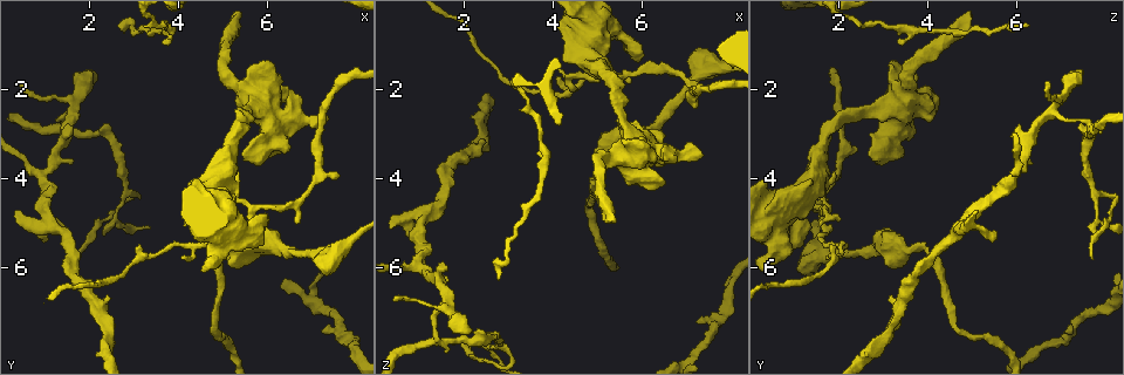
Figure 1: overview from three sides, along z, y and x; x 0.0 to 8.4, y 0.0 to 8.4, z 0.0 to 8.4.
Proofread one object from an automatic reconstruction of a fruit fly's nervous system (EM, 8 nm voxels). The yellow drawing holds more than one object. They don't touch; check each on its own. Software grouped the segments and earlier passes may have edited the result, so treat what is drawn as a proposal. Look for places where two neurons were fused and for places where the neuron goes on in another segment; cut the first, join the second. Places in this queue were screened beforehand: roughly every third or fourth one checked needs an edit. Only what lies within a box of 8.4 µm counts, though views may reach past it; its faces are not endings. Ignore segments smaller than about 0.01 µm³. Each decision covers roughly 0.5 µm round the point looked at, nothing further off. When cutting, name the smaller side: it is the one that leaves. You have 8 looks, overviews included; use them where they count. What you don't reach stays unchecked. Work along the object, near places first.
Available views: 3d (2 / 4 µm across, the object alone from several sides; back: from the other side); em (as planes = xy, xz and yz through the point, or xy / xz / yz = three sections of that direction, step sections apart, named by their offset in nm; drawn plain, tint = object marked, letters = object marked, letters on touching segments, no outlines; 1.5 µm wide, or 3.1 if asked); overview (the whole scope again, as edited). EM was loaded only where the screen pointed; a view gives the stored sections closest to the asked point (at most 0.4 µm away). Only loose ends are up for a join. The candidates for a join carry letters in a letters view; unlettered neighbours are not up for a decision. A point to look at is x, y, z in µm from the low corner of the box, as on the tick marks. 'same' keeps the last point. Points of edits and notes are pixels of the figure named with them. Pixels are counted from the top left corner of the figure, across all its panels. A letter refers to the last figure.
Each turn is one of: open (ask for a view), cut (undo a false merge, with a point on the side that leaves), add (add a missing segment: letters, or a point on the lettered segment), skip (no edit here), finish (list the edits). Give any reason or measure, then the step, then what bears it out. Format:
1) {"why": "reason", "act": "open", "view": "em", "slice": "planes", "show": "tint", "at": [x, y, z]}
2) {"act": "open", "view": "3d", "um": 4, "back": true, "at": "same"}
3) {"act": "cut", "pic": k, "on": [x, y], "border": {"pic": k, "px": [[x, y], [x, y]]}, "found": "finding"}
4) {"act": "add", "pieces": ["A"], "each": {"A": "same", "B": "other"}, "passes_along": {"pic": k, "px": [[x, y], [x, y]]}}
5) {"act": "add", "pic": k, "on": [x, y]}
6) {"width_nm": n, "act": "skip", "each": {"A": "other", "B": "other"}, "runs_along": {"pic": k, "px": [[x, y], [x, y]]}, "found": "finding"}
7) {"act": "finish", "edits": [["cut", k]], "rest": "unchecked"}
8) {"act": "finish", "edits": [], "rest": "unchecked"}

{"why": "branch stops here", "act": "open", "view": "em", "slice": "xy", "step": 4, "show": "letters", "at": [1.00, 5.30, 5.50]}

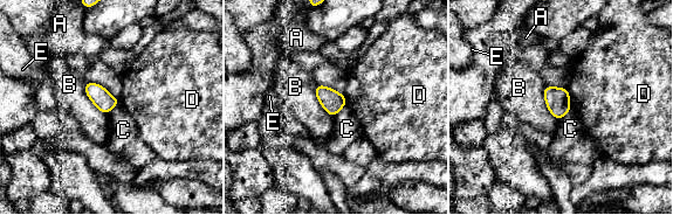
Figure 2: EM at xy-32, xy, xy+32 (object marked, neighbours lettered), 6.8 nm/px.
{"act": "open", "view": "em", "slice": "planes", "show": "letters", "at": "same"}

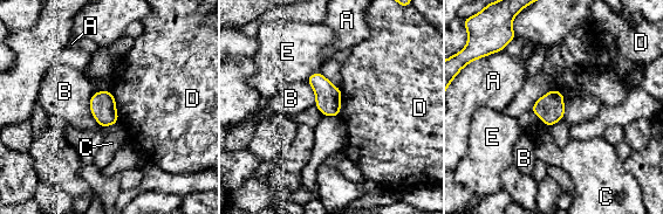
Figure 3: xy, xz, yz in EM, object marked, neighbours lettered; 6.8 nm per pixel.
{"act": "skip", "each": {"A": "other", "B": "other", "C": "other", "D": "other", "E": "other"}, "border": {"pic": 3, "px": [[110, 90], [120, 121]]}, "found": "none of them fits"}

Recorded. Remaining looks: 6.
{"why": "three arms meet", "act": "open", "view": "em", "slice": "xz", "step": 8, "show": "tint", "at": [1.40, 2.75, 7.55]}

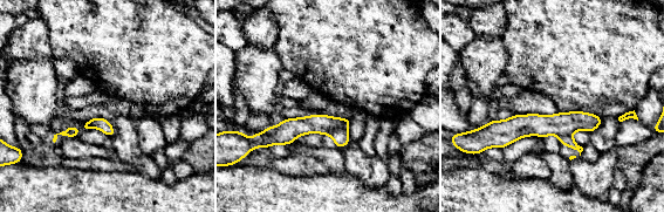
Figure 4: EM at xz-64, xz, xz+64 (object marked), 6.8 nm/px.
{"act": "open", "view": "em", "slice": "planes", "show": "letters", "at": "same"}

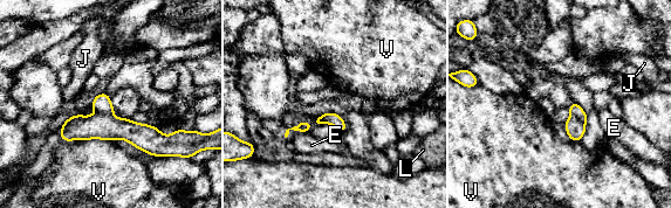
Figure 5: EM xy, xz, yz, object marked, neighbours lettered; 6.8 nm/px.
{"width_nm": 90, "act": "cut", "pic": 5, "on": [102, 126], "each": {"E": "other", "J": "other", "L": "other", "V": "other"}, "part_leaving": {"pic": 5, "px": [[63, 127], [120, 127], [159, 137]]}, "found": "two neurons meet here"}

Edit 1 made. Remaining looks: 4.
{"why": "redraw", "act": "open", "view": "overview"}

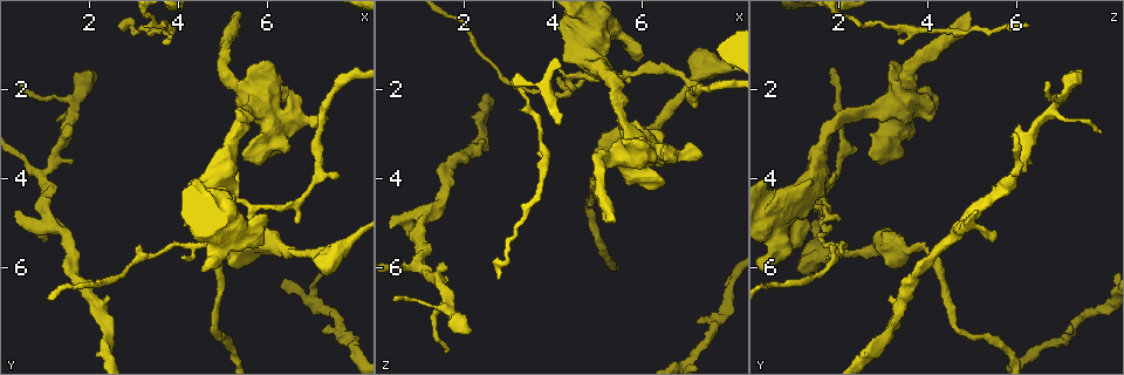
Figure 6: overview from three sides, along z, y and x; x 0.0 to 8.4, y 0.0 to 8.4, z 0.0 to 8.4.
{"why": "thick end", "act": "open", "view": "em", "um": 3.1, "slice": "planes", "show": "letters", "at": [6.50, 2.05, 3.55]}

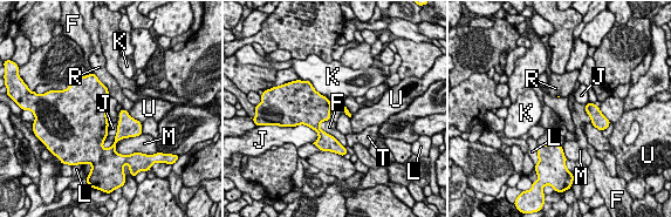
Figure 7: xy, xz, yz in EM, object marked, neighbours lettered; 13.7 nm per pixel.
{"act": "skip", "each": {"F": "other", "J": "other", "K": "other", "L": "other", "M": "other", "R": "other", "T": "other", "U": "other"}, "border": {"pic": 7, "px": [[309, 127], [317, 134], [317, 140]]}, "found": "none of them fits"}

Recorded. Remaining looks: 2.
{"act": "finish", "edits": [["cut", 5]], "rest": "unchecked"}

